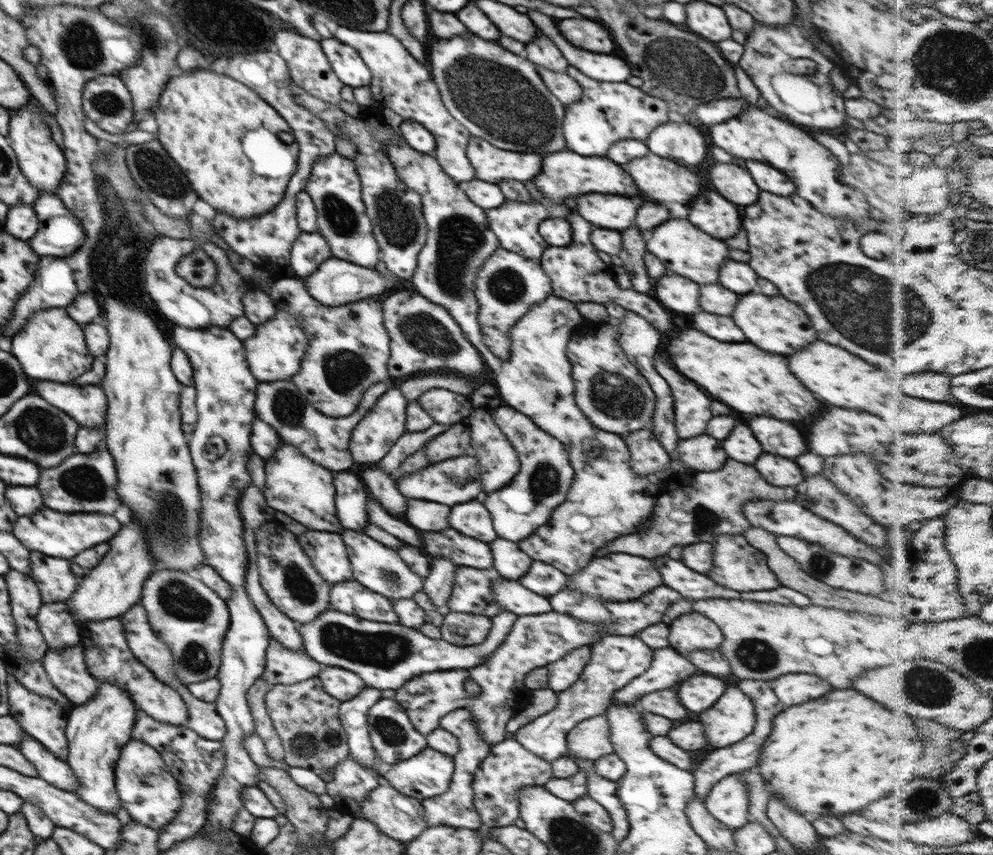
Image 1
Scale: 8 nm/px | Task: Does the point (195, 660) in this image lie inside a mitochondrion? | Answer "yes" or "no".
yes

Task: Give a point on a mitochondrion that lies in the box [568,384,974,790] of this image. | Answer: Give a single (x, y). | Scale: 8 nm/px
(928, 688)

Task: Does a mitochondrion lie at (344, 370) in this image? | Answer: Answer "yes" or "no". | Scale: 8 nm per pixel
yes

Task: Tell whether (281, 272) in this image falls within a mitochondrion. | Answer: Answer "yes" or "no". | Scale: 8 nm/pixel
no

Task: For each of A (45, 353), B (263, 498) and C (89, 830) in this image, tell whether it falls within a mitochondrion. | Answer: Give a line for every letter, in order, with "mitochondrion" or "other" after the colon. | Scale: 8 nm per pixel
A: other
B: other
C: other

